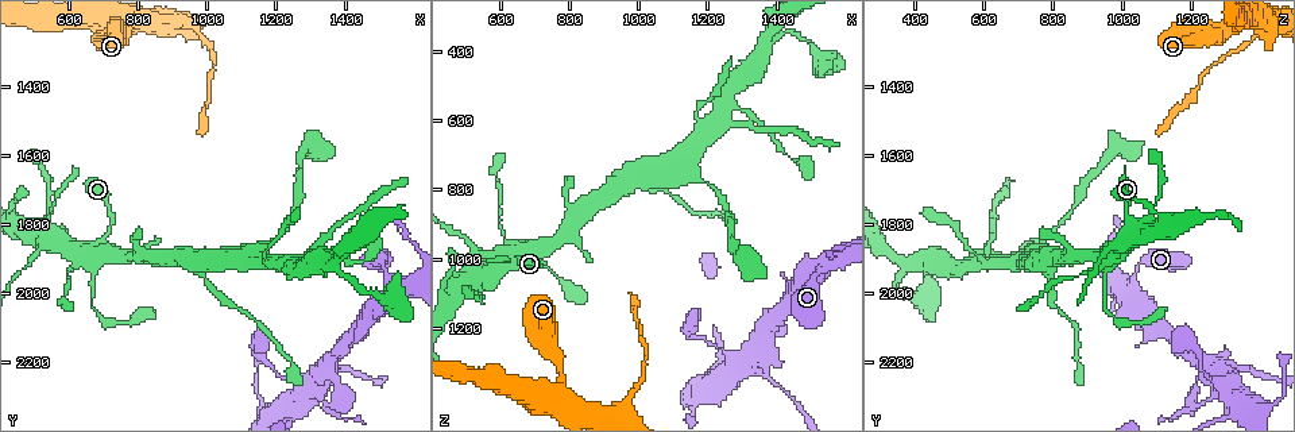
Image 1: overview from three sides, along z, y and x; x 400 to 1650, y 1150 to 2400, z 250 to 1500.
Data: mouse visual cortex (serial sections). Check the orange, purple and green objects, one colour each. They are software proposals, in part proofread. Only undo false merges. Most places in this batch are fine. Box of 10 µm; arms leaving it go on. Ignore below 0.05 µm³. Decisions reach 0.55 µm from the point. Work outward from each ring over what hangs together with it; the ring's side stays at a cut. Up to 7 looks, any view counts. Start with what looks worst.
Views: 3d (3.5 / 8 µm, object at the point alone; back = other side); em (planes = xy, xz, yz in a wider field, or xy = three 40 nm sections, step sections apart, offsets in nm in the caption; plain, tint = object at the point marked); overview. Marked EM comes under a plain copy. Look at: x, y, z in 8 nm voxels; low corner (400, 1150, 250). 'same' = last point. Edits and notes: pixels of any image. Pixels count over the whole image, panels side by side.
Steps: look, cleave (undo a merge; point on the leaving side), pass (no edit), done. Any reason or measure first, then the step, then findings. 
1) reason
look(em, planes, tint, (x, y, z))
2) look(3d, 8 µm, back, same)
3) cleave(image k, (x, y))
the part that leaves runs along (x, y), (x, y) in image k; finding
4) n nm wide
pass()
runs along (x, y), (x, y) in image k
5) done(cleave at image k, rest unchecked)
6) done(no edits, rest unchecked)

sudden change in width
look(3d, 3.5 µm, (980, 1220, 1410))

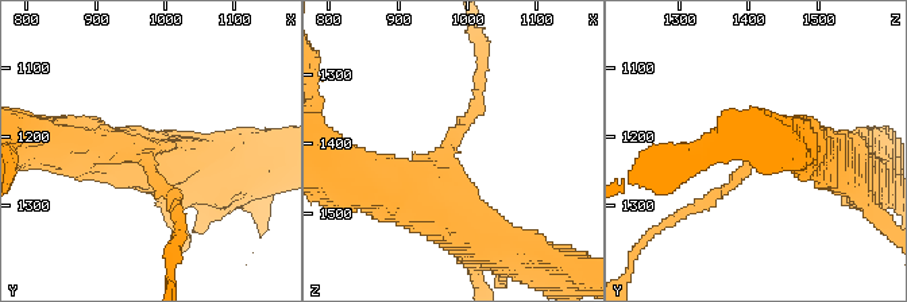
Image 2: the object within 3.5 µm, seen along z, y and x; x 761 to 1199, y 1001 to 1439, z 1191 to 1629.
shape alone is not enough
look(em, xy, step 5, tint, (975, 1230, 1415))

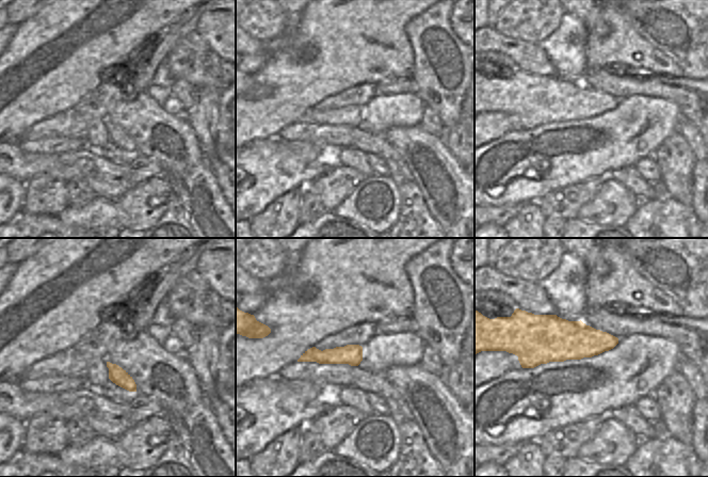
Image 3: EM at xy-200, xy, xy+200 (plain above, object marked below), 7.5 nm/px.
arms of 150, 450 nm
cleave(image 2, (473, 107))
the part that leaves runs along (456, 135), (477, 111), (481, 42) in image 2; a second cell is stuck on

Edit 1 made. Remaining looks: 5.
redraw
look(overview)

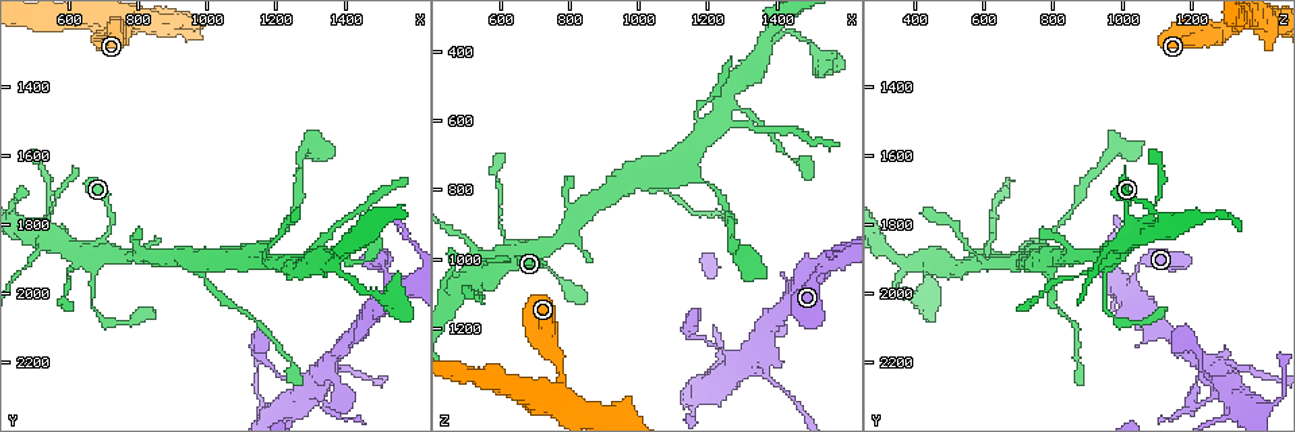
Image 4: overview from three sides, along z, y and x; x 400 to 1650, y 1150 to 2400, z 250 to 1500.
calibre changes
look(3d, 8 µm, (700, 1880, 990))

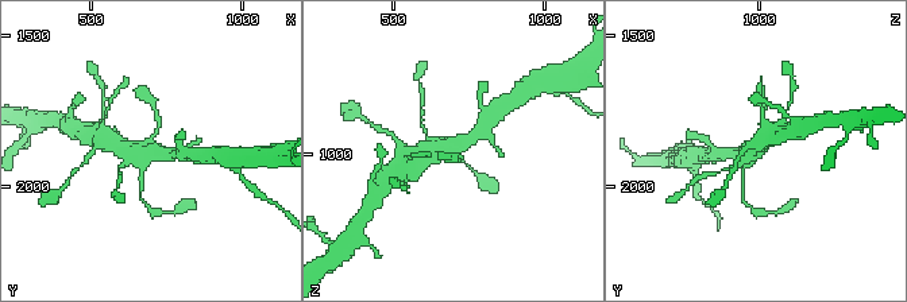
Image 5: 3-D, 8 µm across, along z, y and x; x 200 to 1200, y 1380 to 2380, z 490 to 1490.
need the tissue
look(em, xy, step 2, tint, same)

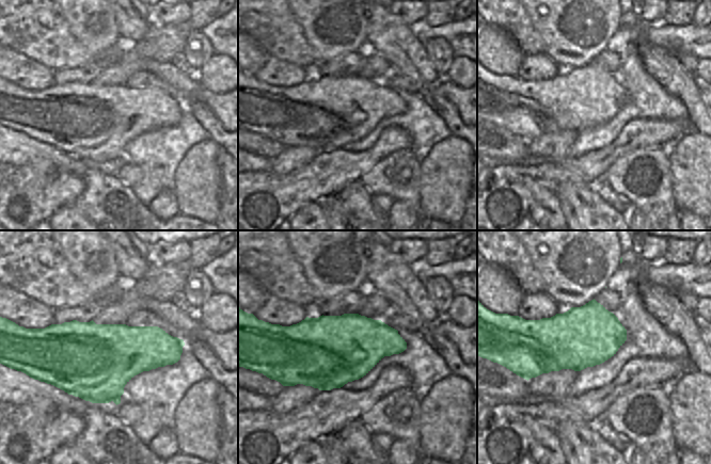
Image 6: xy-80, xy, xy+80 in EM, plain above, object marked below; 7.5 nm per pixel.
pass()
runs along (764, 113), (757, 147), (728, 154) in image 5; continuous, no second cell

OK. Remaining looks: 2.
done(cleave at image 2, rest unchecked)

